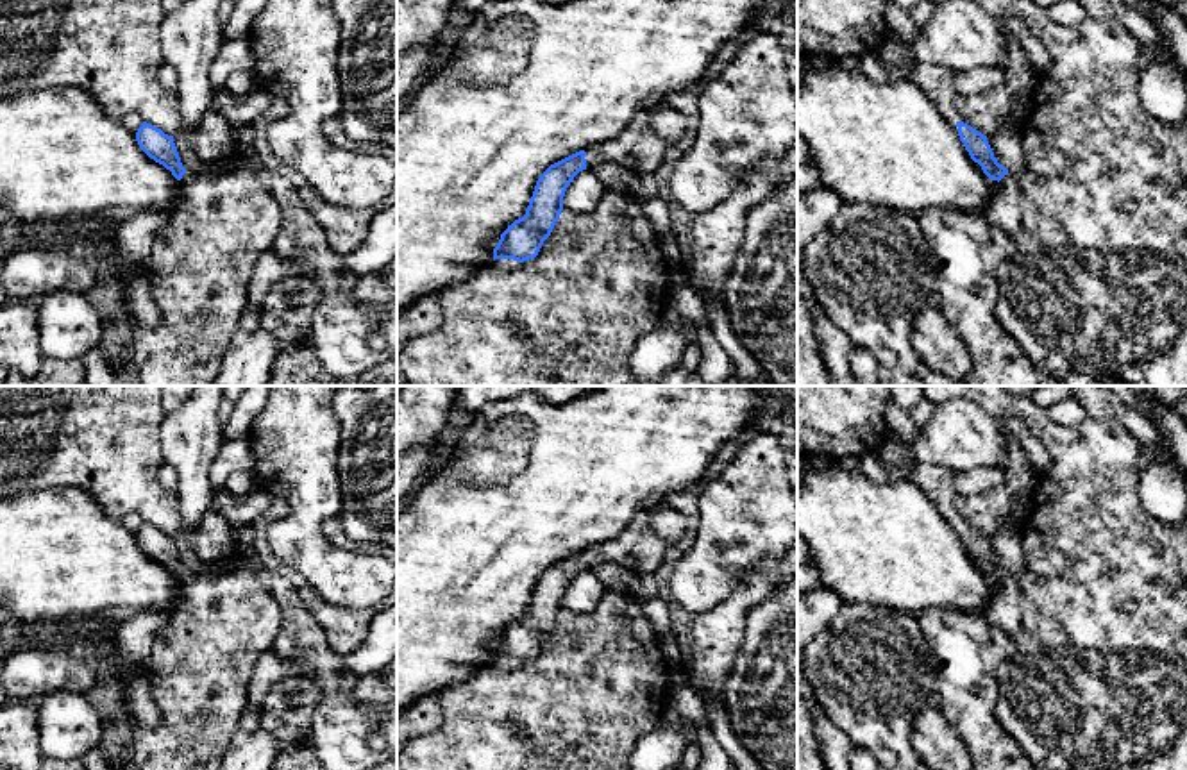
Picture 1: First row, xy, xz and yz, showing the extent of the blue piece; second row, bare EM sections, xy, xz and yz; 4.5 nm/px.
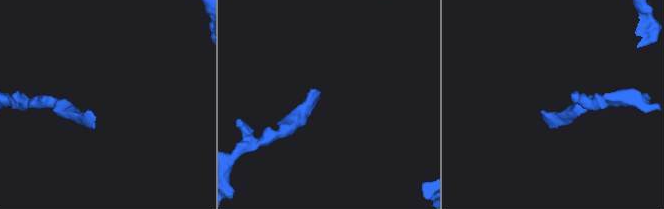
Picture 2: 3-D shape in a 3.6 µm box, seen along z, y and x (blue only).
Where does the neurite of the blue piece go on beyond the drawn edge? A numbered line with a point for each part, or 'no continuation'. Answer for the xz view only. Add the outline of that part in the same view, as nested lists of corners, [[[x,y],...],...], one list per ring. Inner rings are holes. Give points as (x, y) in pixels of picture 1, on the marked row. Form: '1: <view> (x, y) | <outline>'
1: xz (639, 149) | [[[644,120],[631,121],[617,138],[590,145],[586,170],[595,164],[619,164],[638,175],[654,173],[670,145]]]

